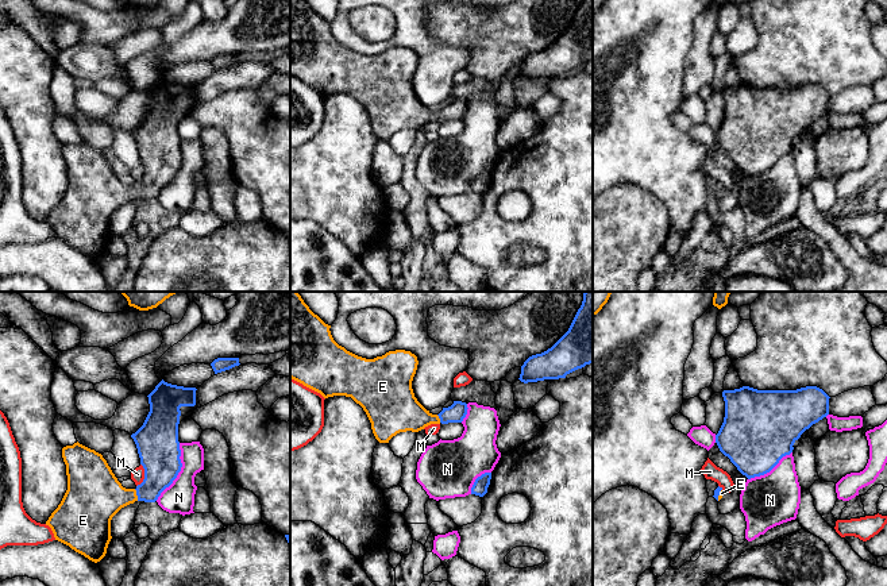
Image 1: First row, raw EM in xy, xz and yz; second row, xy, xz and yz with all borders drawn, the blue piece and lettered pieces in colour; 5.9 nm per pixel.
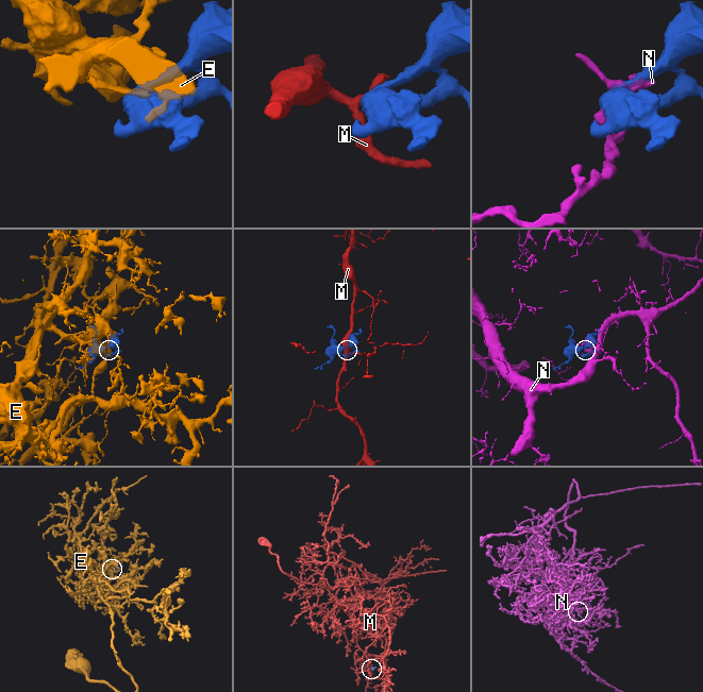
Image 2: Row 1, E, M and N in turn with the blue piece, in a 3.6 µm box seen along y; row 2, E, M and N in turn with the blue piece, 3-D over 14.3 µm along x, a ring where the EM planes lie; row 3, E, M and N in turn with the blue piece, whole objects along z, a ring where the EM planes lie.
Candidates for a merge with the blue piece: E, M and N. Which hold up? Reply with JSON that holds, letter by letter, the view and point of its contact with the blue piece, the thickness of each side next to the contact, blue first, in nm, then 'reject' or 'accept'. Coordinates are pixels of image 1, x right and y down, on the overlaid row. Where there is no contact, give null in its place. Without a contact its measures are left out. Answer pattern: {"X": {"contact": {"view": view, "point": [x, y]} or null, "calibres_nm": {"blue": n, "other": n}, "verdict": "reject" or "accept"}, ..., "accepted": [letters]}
{"E": {"contact": {"view": "xy", "point": [137, 494]}, "calibres_nm": {"blue": 220, "other": 320}, "verdict": "accept"}, "M": {"contact": {"view": "xy", "point": [145, 475]}, "calibres_nm": {"blue": 260, "other": 80}, "verdict": "reject"}, "N": {"contact": {"view": "xy", "point": [180, 470]}, "calibres_nm": {"blue": 260, "other": 180}, "verdict": "reject"}, "accepted": ["E"]}

